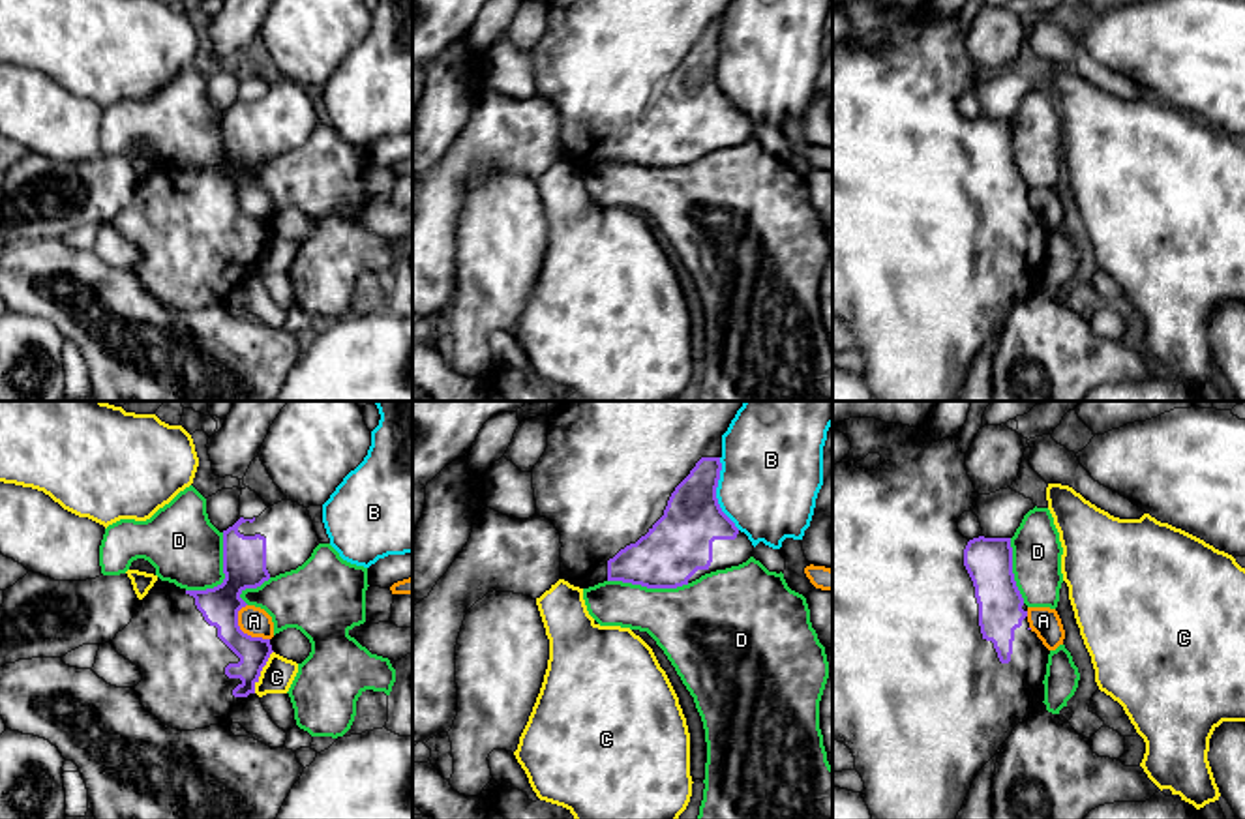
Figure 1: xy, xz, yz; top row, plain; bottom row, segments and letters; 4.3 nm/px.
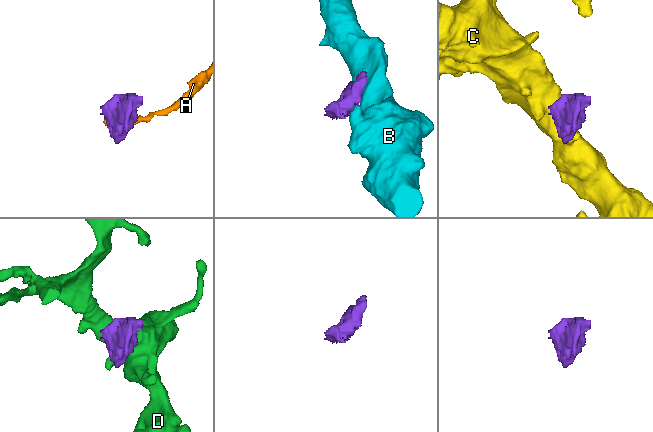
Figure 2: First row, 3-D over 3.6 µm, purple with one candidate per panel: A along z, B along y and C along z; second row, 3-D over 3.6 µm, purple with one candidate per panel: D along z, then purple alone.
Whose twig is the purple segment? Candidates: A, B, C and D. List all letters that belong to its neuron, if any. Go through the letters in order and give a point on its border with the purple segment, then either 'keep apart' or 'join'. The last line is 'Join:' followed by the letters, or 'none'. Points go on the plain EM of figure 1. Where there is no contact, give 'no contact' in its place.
A: meets purple in xy at (242, 212); keep apart
B: meets purple in xz at (715, 74); keep apart
C: meets purple in xy at (261, 250); keep apart
D: meets purple in xy at (225, 156); keep apart
Join: none

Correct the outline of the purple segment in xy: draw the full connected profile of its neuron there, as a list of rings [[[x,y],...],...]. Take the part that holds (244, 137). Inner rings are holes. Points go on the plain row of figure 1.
[[[281,81],[268,86],[259,97],[240,97],[232,107],[223,111],[225,159],[221,165],[206,171],[186,171],[158,157],[148,174],[139,180],[131,202],[111,221],[116,232],[137,246],[142,255],[142,261],[133,270],[144,290],[178,311],[225,304],[234,279],[255,274],[261,251],[274,232],[270,219],[251,217],[240,210],[238,191],[248,186],[240,174],[246,169],[261,167],[270,157],[296,150],[311,137],[319,124],[308,88],[292,81]]]

